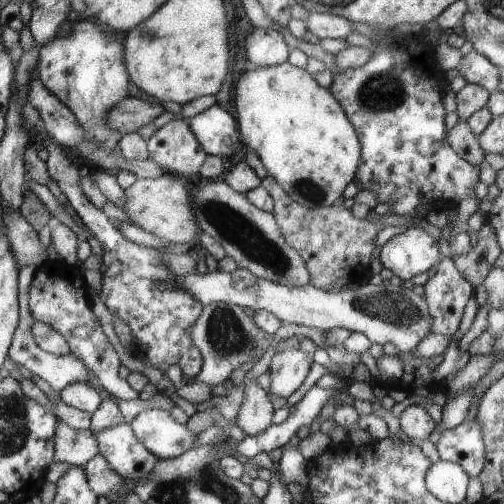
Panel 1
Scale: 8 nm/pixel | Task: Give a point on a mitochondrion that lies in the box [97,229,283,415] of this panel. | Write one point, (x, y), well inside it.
(226, 336)

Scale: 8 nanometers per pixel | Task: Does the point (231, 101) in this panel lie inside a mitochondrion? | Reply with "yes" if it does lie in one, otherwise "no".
no

